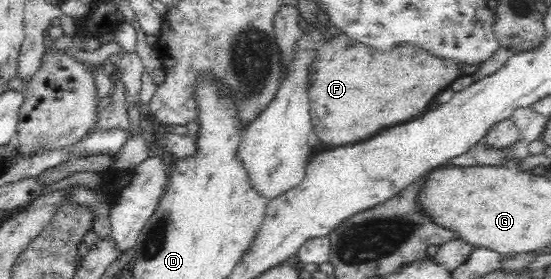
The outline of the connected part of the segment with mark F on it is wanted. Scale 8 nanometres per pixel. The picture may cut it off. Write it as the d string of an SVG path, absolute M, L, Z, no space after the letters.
M337 31L321 45L317 61L311 66L312 132L321 144L339 147L365 141L391 126L419 118L433 99L461 77L462 66L412 43L377 50Z

